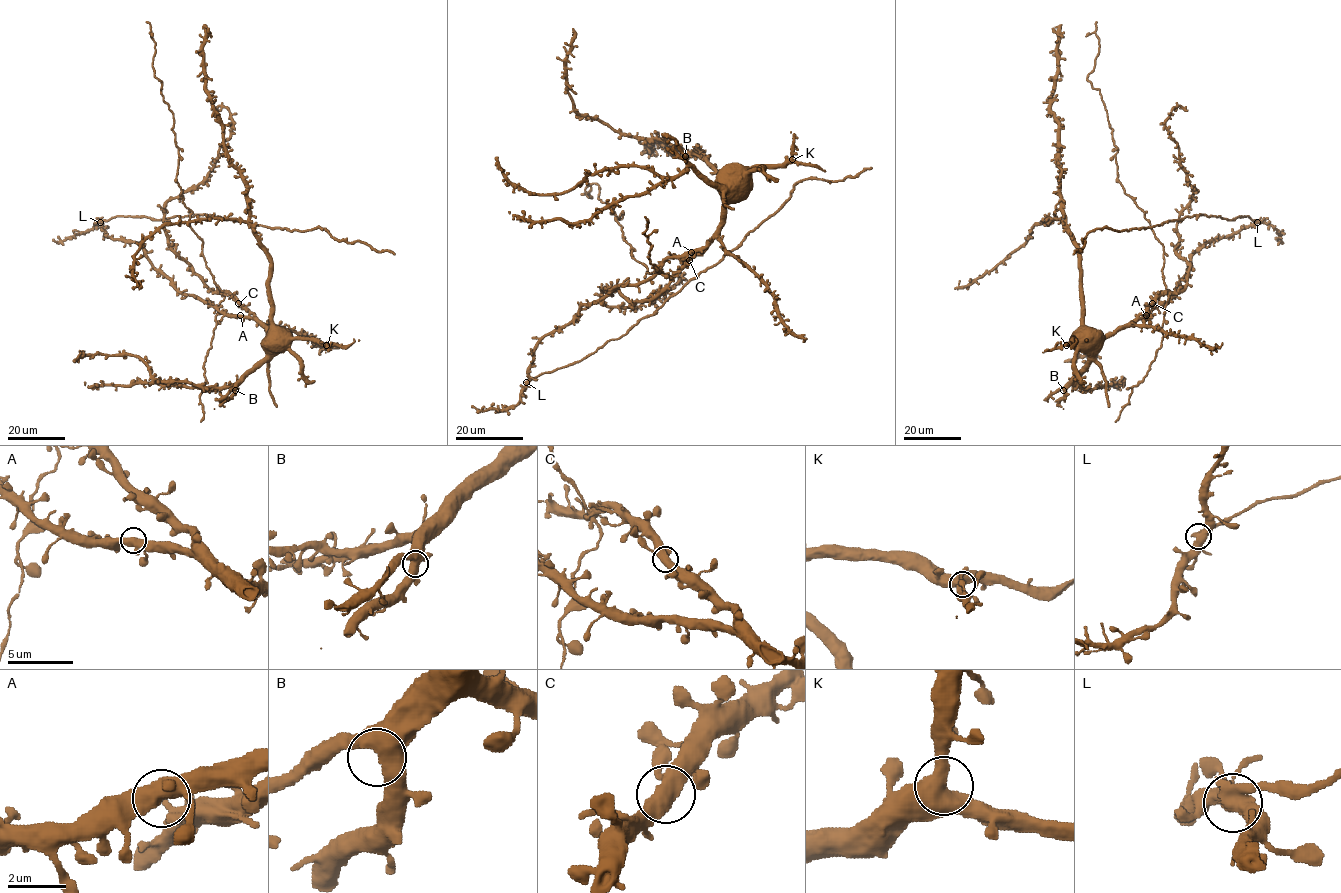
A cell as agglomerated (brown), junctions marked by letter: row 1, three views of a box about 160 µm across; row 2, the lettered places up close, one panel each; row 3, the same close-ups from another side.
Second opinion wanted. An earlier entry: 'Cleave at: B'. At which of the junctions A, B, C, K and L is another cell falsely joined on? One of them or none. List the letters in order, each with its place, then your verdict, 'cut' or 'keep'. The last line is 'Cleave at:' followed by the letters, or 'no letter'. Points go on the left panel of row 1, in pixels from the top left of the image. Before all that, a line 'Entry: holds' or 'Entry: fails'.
Entry: fails
A: place (240, 315); keep
B: place (235, 390); keep
C: place (238, 303); keep
K: place (326, 345); keep
L: place (100, 222); cut
Cleave at: L

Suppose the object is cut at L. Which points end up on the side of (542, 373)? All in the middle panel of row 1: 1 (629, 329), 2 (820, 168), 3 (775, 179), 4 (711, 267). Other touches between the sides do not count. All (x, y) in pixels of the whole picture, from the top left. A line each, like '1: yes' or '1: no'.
1: yes
2: no
3: no
4: yes

